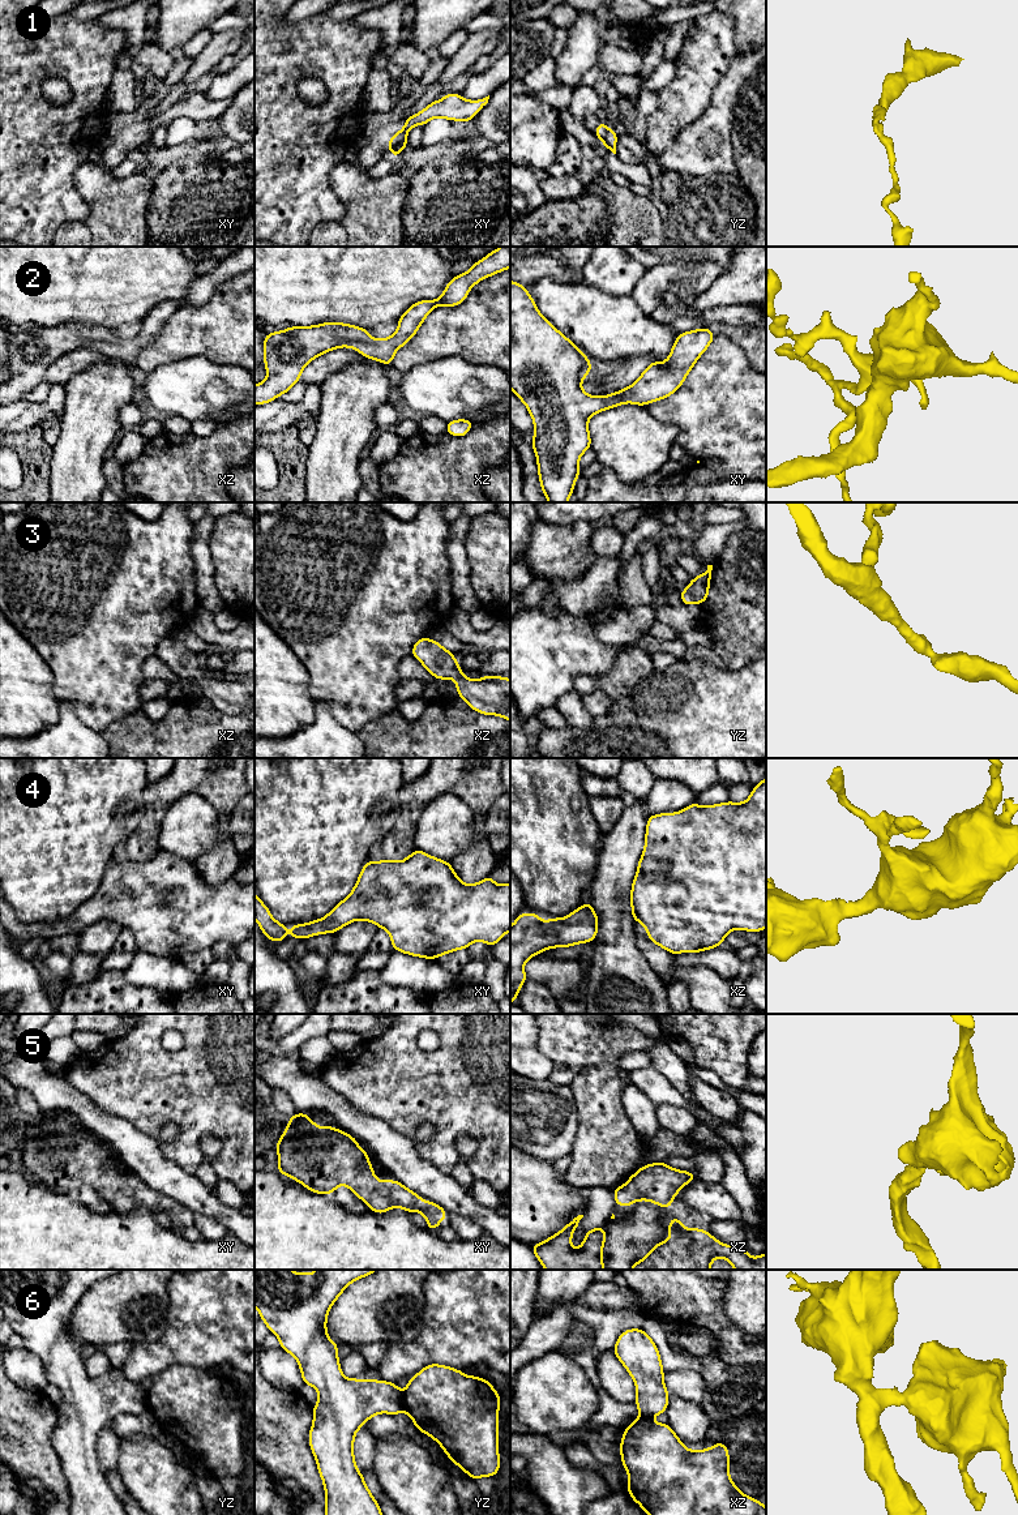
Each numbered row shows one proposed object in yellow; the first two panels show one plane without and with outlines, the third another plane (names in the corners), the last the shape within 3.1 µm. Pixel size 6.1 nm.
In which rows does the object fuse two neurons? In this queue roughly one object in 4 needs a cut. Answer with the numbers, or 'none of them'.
6

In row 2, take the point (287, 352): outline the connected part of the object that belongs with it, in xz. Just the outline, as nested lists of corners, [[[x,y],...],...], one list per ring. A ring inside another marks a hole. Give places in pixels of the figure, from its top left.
[[[510,247],[492,251],[469,271],[452,278],[439,299],[414,303],[398,320],[397,331],[385,339],[375,339],[367,329],[342,322],[290,326],[265,334],[262,364],[268,377],[254,385],[254,405],[269,403],[287,393],[299,382],[308,363],[334,348],[351,347],[364,358],[390,367],[397,350],[415,335],[432,309],[459,305],[478,282],[509,268]]]

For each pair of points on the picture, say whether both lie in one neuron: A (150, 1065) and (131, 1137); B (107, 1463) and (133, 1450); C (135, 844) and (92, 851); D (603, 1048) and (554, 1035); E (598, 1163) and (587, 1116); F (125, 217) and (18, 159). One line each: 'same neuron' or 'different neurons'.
A: different neurons
B: different neurons
C: different neurons
D: same neuron
E: same neuron
F: different neurons

